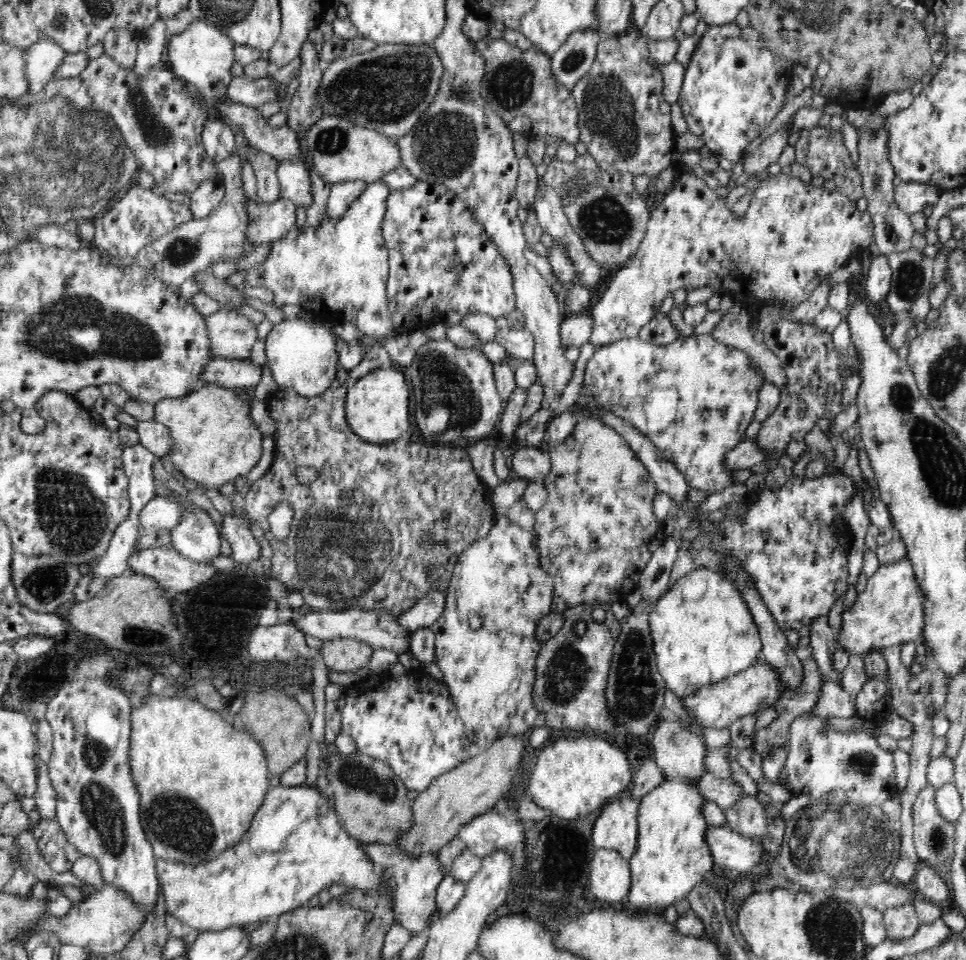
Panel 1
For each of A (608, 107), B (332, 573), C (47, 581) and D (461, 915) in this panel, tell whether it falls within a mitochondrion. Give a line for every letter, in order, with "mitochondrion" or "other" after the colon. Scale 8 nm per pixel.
A: mitochondrion
B: mitochondrion
C: mitochondrion
D: other

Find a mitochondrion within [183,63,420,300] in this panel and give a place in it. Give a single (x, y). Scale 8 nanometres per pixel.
(335, 140)

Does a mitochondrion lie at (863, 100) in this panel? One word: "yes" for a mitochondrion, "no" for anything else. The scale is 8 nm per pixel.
no

